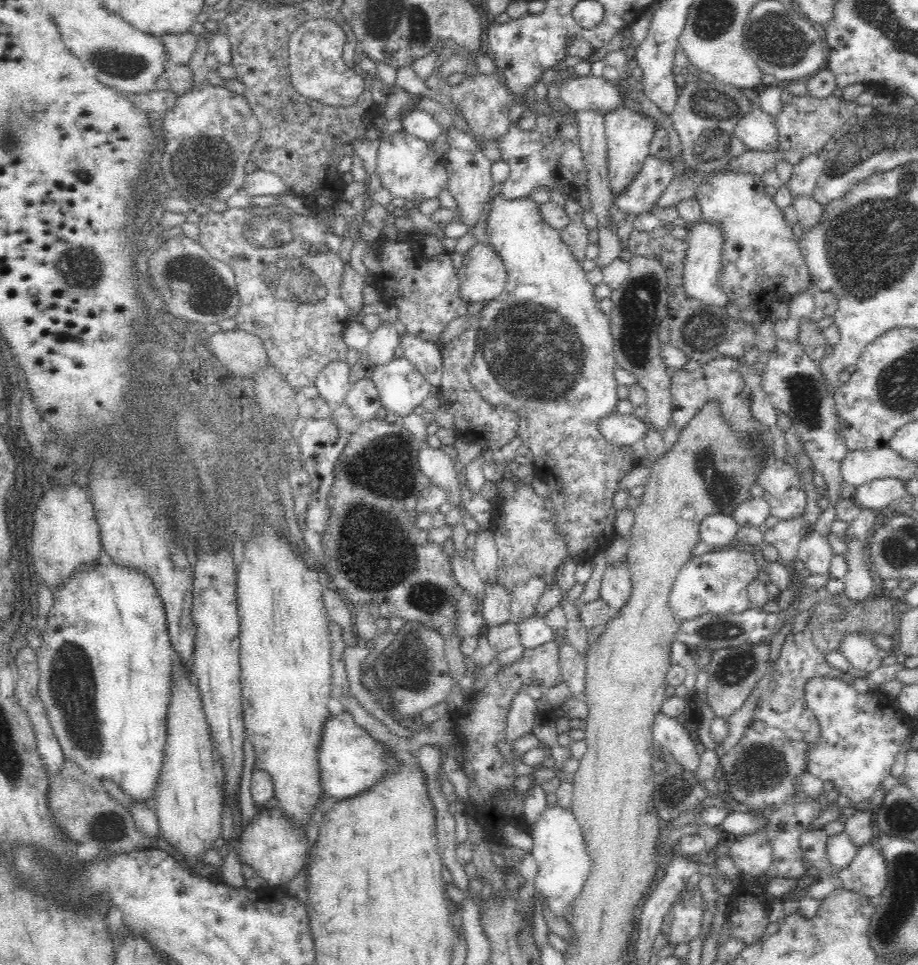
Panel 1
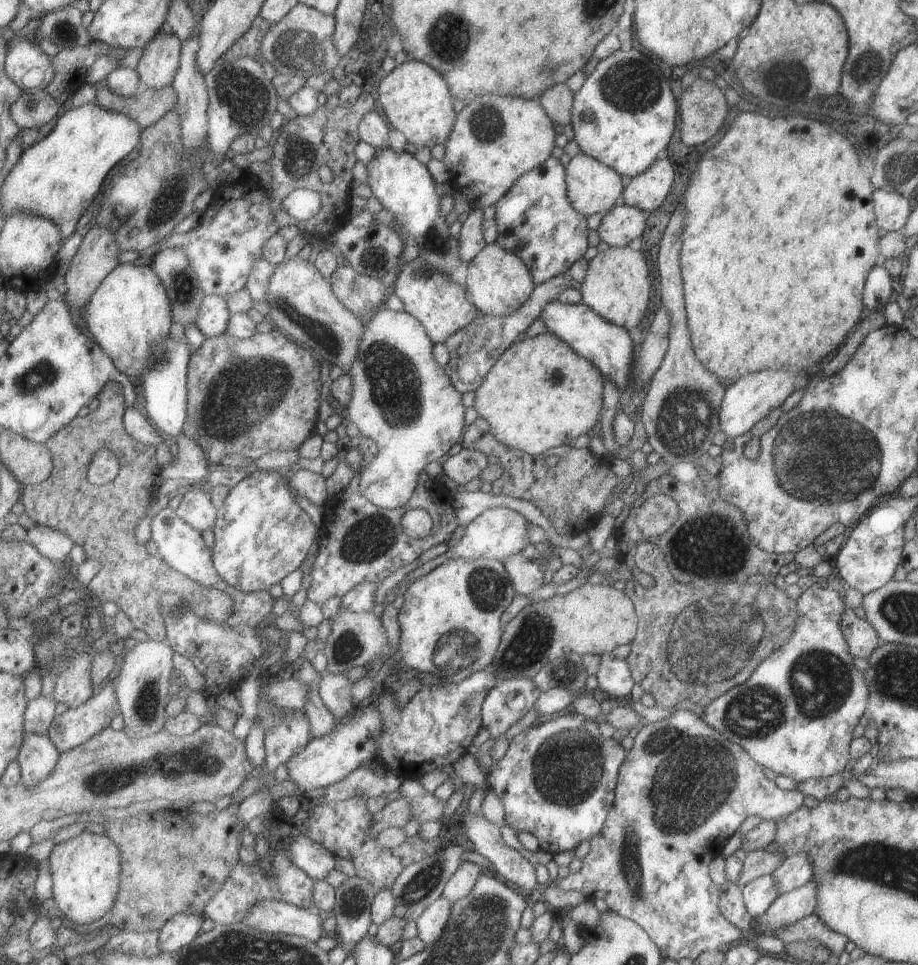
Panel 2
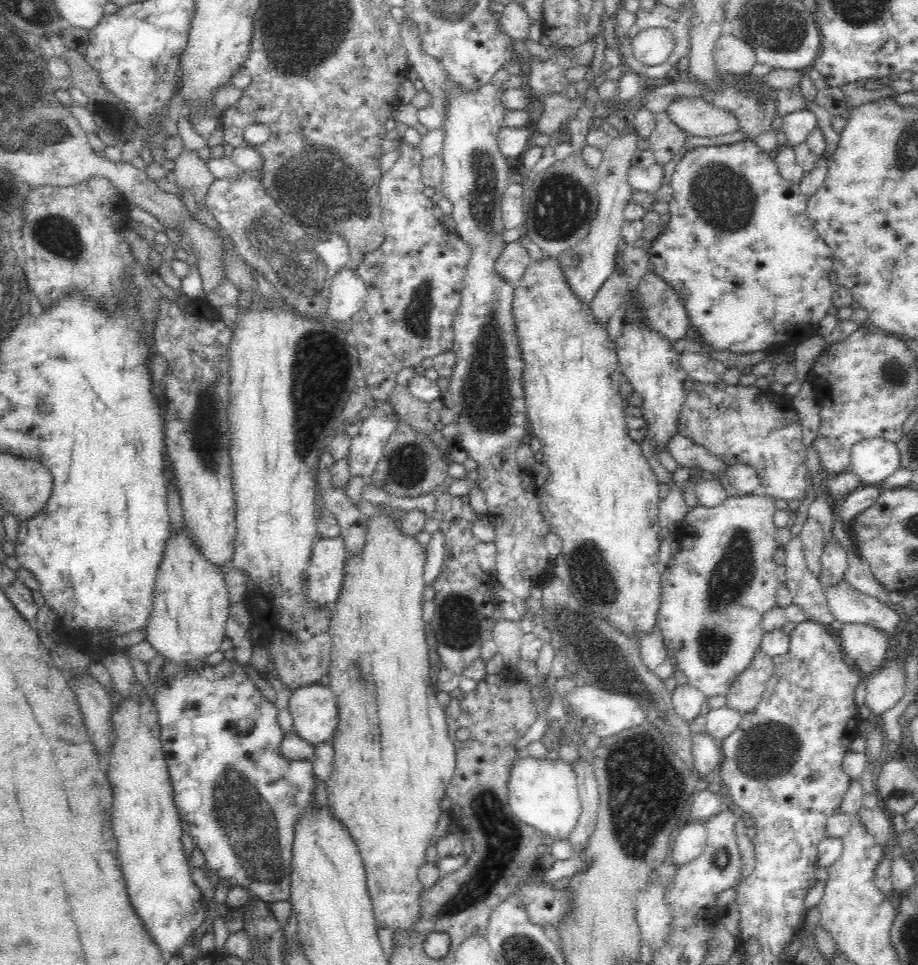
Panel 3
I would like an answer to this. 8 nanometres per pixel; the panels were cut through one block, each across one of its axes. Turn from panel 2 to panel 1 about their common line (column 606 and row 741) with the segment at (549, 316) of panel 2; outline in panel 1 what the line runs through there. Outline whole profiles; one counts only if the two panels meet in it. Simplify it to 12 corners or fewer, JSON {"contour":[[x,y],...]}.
{"contour":[[348,710],[323,724],[329,804],[372,790],[395,760]]}

